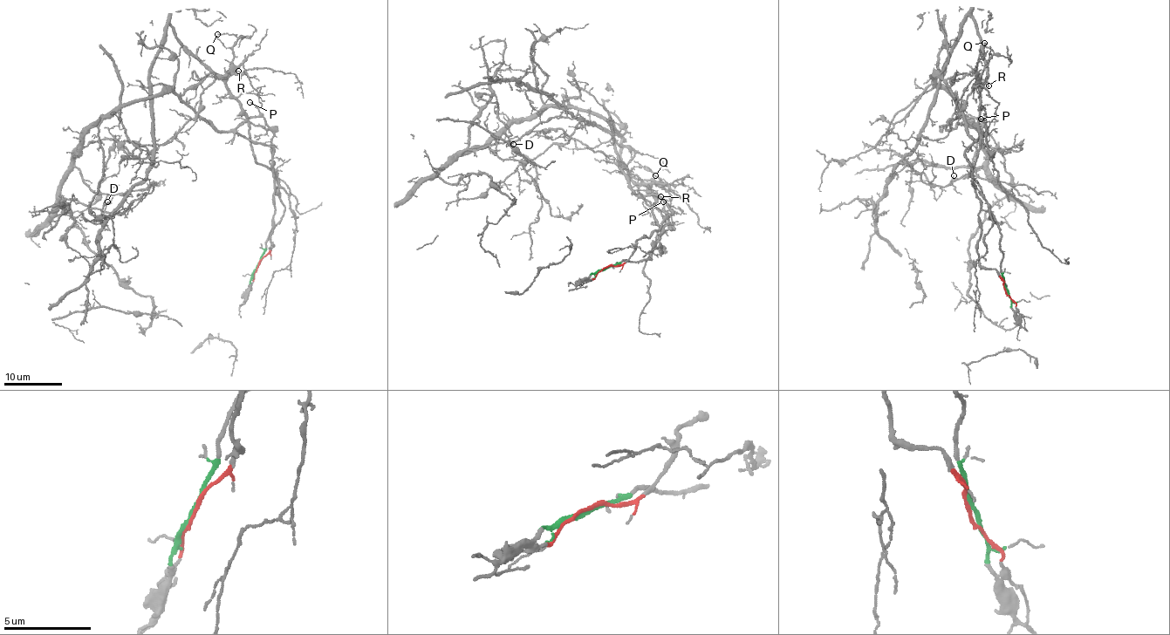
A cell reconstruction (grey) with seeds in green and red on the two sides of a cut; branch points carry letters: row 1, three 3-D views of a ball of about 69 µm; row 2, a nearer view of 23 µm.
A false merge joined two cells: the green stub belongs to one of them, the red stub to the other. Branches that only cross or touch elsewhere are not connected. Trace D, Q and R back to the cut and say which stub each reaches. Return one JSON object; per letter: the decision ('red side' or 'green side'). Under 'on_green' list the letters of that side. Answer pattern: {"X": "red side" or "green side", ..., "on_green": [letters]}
{"D": "red side", "Q": "green side", "R": "green side", "on_green": ["Q", "R"]}

